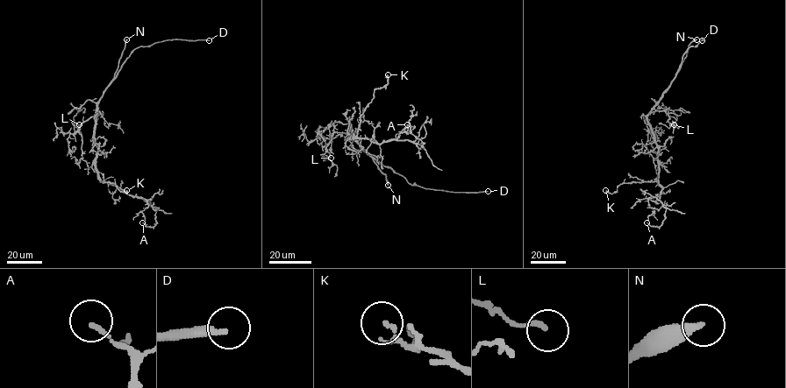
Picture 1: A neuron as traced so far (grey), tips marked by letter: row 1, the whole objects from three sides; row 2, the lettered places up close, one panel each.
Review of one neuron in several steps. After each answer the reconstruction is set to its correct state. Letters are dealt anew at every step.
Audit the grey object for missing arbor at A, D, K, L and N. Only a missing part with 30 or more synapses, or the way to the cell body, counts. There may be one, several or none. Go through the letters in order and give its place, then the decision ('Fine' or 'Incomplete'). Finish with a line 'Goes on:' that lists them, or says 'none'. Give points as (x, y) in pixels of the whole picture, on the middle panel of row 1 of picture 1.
A: Place: (407, 124). Fine
D: Place: (488, 191). Incomplete
K: Place: (388, 74). Fine
L: Place: (331, 158). Fine
N: Place: (388, 185). Incomplete
Goes on: D, N

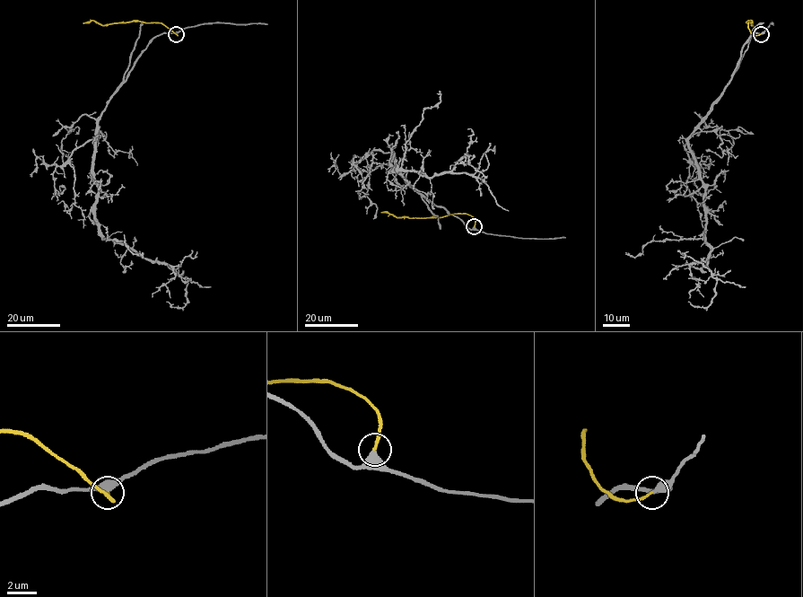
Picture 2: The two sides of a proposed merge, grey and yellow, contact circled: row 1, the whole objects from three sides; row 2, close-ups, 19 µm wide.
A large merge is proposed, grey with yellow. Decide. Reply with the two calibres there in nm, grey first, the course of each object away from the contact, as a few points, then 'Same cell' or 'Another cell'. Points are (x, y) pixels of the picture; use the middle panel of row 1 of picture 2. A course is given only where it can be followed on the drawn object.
Thickness 500 nm (grey) against 170 nm. Course of grey: (475, 226), (411, 185), (393, 153), (390, 163), (393, 171), (464, 172), (485, 182), (464, 153). Course of yellow: (475, 226), (475, 219), (466, 214), (409, 218), (380, 212). Same cell

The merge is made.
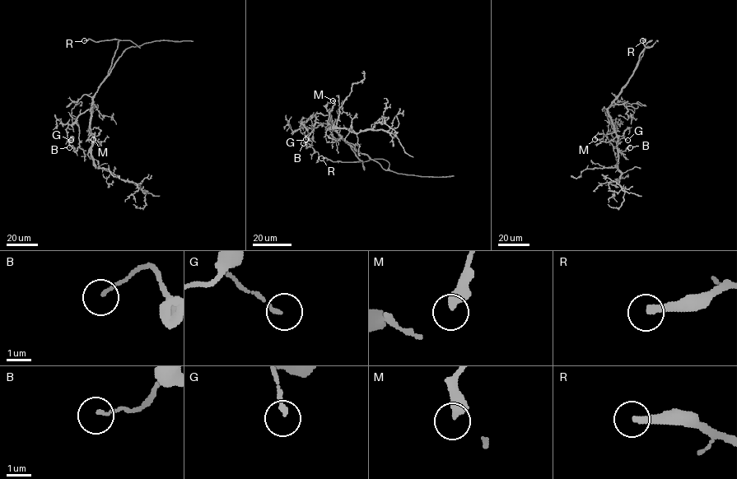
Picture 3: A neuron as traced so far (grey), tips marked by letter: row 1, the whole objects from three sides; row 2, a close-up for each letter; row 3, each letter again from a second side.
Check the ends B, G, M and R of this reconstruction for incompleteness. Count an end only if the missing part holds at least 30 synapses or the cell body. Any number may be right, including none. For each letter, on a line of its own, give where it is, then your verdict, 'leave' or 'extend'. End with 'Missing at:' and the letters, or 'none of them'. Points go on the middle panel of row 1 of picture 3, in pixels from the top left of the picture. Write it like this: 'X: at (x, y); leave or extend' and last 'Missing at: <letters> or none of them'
B: at (303, 143); leave
G: at (305, 139); leave
M: at (333, 100); leave
R: at (321, 158); extend
Missing at: R

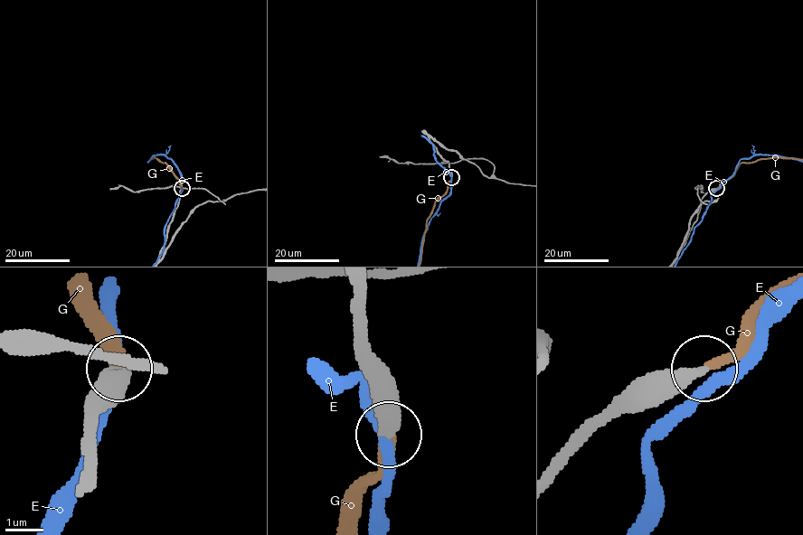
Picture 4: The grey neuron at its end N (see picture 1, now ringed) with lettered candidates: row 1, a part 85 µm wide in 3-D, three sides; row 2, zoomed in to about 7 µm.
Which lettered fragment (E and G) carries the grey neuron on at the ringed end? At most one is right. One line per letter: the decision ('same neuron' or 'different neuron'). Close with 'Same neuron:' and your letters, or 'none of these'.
E: different neuron
G: same neuron
Same neuron: G

